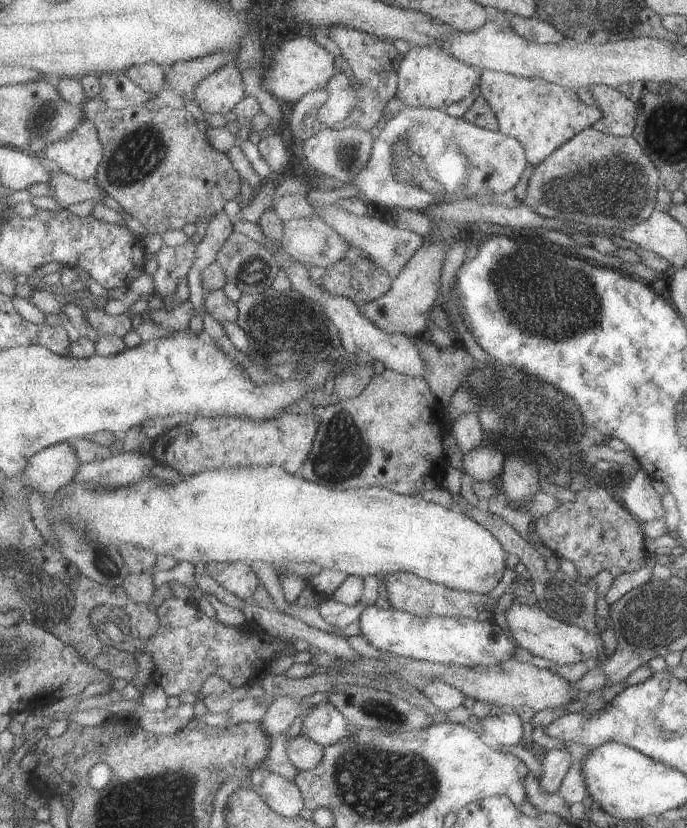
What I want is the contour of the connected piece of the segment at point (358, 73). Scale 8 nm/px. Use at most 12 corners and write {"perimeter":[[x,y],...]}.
{"perimeter":[[356,28],[325,31],[360,100],[335,128],[369,131],[398,94],[405,54]]}

